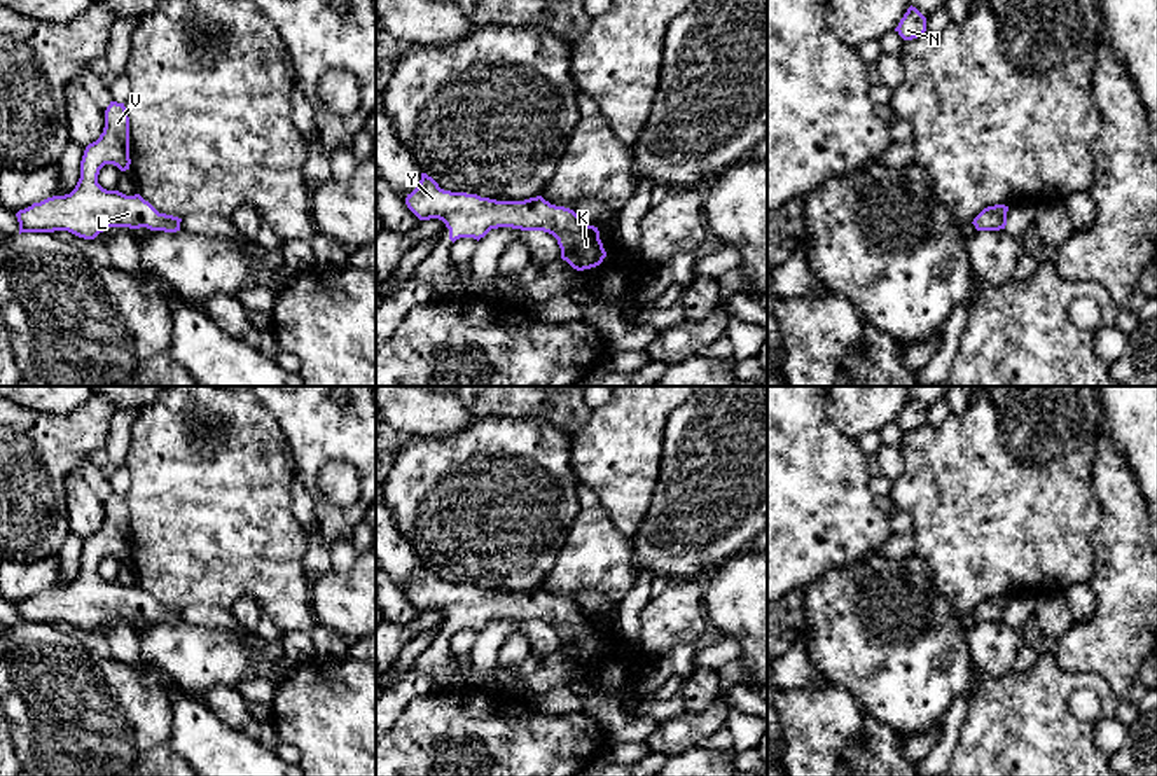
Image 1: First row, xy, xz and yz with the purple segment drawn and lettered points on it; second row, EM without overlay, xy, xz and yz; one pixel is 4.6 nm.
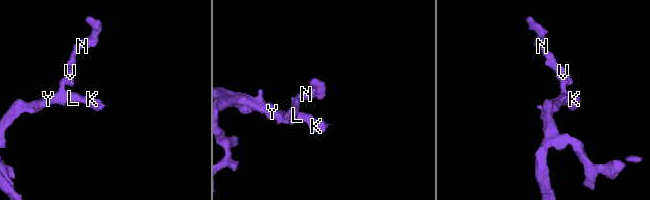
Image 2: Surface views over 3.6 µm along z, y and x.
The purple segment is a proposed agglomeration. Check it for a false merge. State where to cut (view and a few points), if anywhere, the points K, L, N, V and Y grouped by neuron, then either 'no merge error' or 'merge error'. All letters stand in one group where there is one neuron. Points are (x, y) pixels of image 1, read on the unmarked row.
no cut | K L N V Y | no merge error

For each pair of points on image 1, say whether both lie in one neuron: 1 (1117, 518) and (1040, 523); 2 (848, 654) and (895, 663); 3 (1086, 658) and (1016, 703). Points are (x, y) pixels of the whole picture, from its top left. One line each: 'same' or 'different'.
1: different
2: same
3: different

